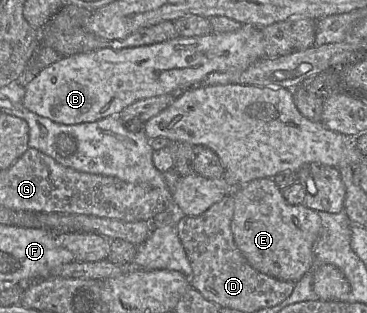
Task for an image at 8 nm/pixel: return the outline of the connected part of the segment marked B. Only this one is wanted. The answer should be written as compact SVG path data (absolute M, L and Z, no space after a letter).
M242 25L234 32L210 33L203 36L182 37L151 45L122 49L102 48L90 52L64 56L43 68L25 84L23 105L28 110L53 122L74 125L94 122L118 114L135 101L164 94L178 94L197 86L211 72L244 70L265 56L262 27Z

